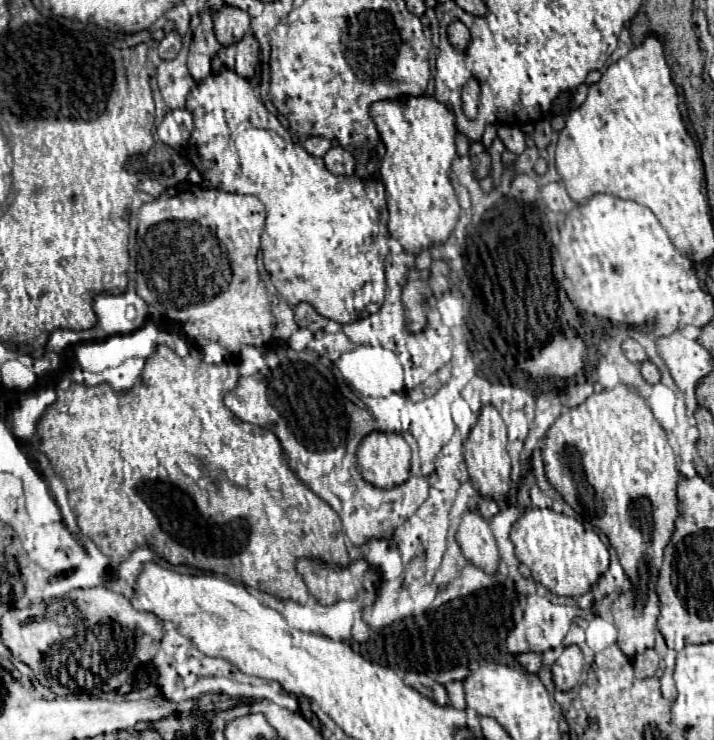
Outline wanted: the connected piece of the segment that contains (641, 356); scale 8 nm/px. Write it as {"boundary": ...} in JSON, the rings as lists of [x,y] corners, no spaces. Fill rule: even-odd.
{"boundary":[[[626,339],[626,341],[622,343],[622,349],[624,349],[626,357],[628,357],[632,363],[644,363],[644,361],[648,359],[644,347],[642,347],[640,343],[636,343],[634,339]]]}

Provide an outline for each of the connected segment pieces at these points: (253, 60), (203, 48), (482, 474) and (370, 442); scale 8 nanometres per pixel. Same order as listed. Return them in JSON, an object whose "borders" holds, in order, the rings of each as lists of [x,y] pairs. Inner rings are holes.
{"borders":[[[[246,33],[244,39],[240,39],[236,45],[236,65],[234,71],[246,79],[250,79],[254,75],[254,67],[259,63],[258,53],[260,53],[260,45],[256,41],[256,37],[252,33]]],[[[212,9],[200,11],[200,25],[194,31],[194,41],[188,53],[188,69],[196,81],[202,81],[210,73],[210,59],[220,51],[220,43],[212,31]]],[[[484,409],[480,413],[476,427],[470,431],[468,439],[464,441],[464,461],[470,473],[470,481],[476,487],[476,491],[492,501],[502,501],[508,495],[510,489],[510,455],[506,451],[506,433],[504,433],[504,421],[500,421],[500,415],[496,409]]],[[[398,433],[366,435],[356,457],[362,477],[376,487],[390,489],[410,477],[410,447]]]]}

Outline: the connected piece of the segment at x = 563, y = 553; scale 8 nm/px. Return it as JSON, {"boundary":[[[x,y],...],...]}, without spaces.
{"boundary":[[[526,509],[512,525],[510,539],[516,547],[518,561],[528,565],[532,577],[540,579],[556,595],[576,597],[586,593],[610,563],[608,547],[600,541],[595,529],[586,529],[579,517],[556,513],[552,509]]]}

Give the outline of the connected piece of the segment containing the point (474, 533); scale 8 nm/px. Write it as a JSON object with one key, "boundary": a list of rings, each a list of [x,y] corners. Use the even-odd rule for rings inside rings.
{"boundary":[[[478,511],[464,513],[458,533],[456,533],[456,543],[460,545],[464,557],[470,563],[484,569],[486,573],[496,571],[496,567],[500,563],[498,547],[496,547],[490,525]]]}

